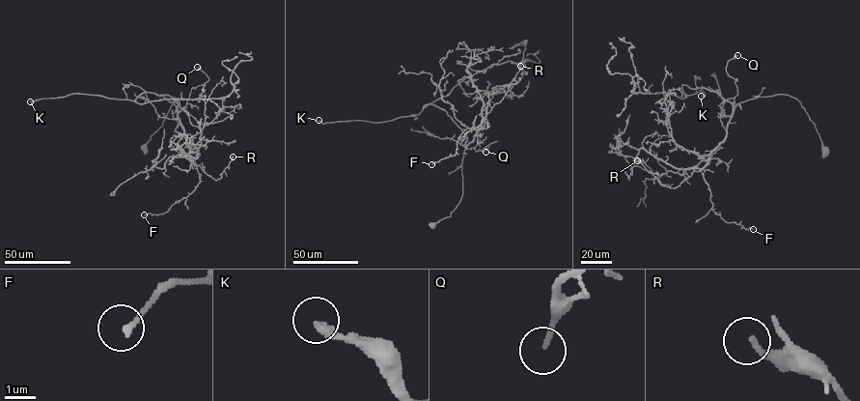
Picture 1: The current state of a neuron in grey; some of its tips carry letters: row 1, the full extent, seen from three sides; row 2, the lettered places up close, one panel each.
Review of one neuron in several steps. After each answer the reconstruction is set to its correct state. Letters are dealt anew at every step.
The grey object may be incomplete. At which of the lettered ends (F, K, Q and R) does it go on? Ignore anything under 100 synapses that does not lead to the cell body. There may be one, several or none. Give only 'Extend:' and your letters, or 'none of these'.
Extend: K

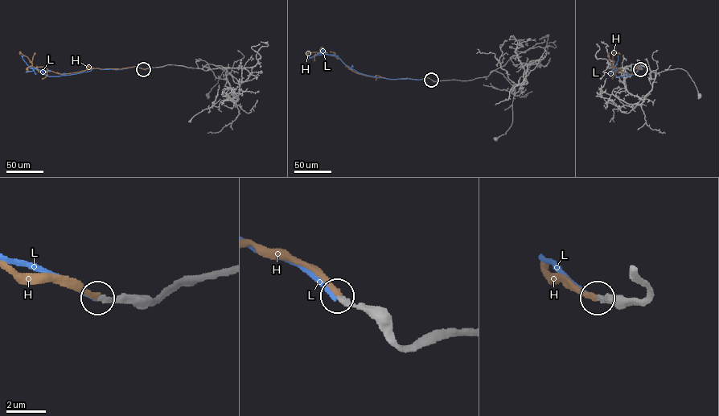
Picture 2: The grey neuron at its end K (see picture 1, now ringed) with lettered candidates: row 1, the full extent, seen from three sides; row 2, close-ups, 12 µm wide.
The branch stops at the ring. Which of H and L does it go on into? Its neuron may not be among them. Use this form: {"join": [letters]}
{"join": ["H"]}

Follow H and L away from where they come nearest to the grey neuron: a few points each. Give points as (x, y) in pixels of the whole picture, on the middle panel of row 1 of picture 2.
H: (431, 80), (390, 79), (364, 76), (352, 71), (334, 55), (320, 51), (309, 52), (308, 59)
L: (431, 80), (427, 77), (415, 80), (371, 76), (357, 72), (334, 55), (318, 55), (321, 51), (314, 55)

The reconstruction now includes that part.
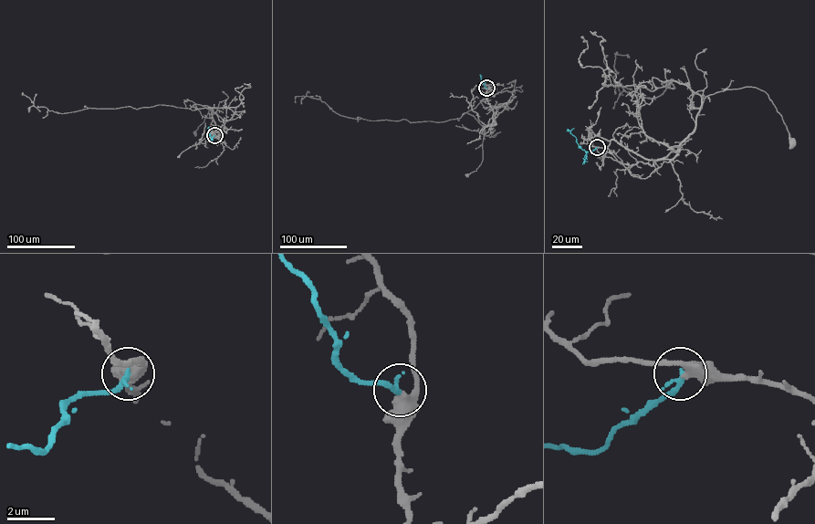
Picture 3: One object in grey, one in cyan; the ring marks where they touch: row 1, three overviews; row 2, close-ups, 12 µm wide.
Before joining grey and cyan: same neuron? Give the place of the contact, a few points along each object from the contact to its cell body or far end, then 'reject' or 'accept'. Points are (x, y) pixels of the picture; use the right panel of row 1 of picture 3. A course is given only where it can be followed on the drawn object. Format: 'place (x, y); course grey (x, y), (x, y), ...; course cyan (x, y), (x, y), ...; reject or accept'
place (597, 147); course grey (597, 147), (613, 140), (648, 160), (672, 159), (706, 96), (745, 87), (767, 95), (792, 142); course cyan (596, 147), (591, 151), (582, 150), (570, 131), (573, 128); reject

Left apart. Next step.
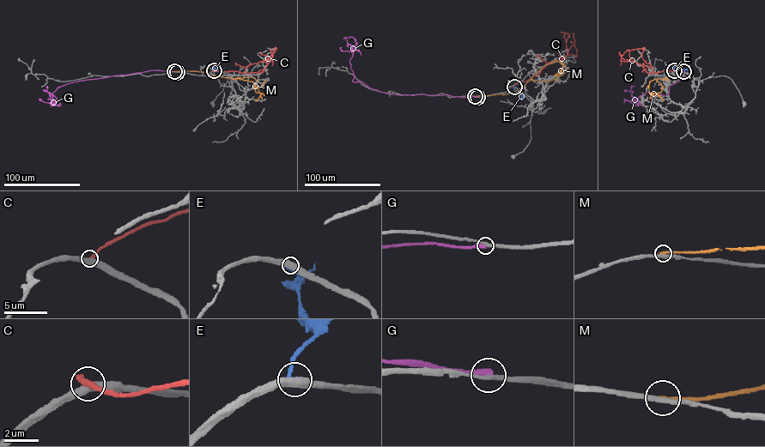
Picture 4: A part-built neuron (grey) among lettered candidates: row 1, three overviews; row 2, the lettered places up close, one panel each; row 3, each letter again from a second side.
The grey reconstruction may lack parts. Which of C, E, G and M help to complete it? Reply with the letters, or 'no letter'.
E

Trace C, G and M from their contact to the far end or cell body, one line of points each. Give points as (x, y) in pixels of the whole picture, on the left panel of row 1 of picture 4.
C: (213, 70), (243, 73), (250, 64), (266, 59), (276, 48), (272, 53), (272, 65)
G: (177, 72), (152, 70), (69, 82), (58, 87), (54, 95), (49, 92), (51, 104), (45, 92)
M: (174, 71), (203, 72), (210, 75), (251, 81), (260, 93), (256, 92), (254, 87), (261, 86), (265, 81)

